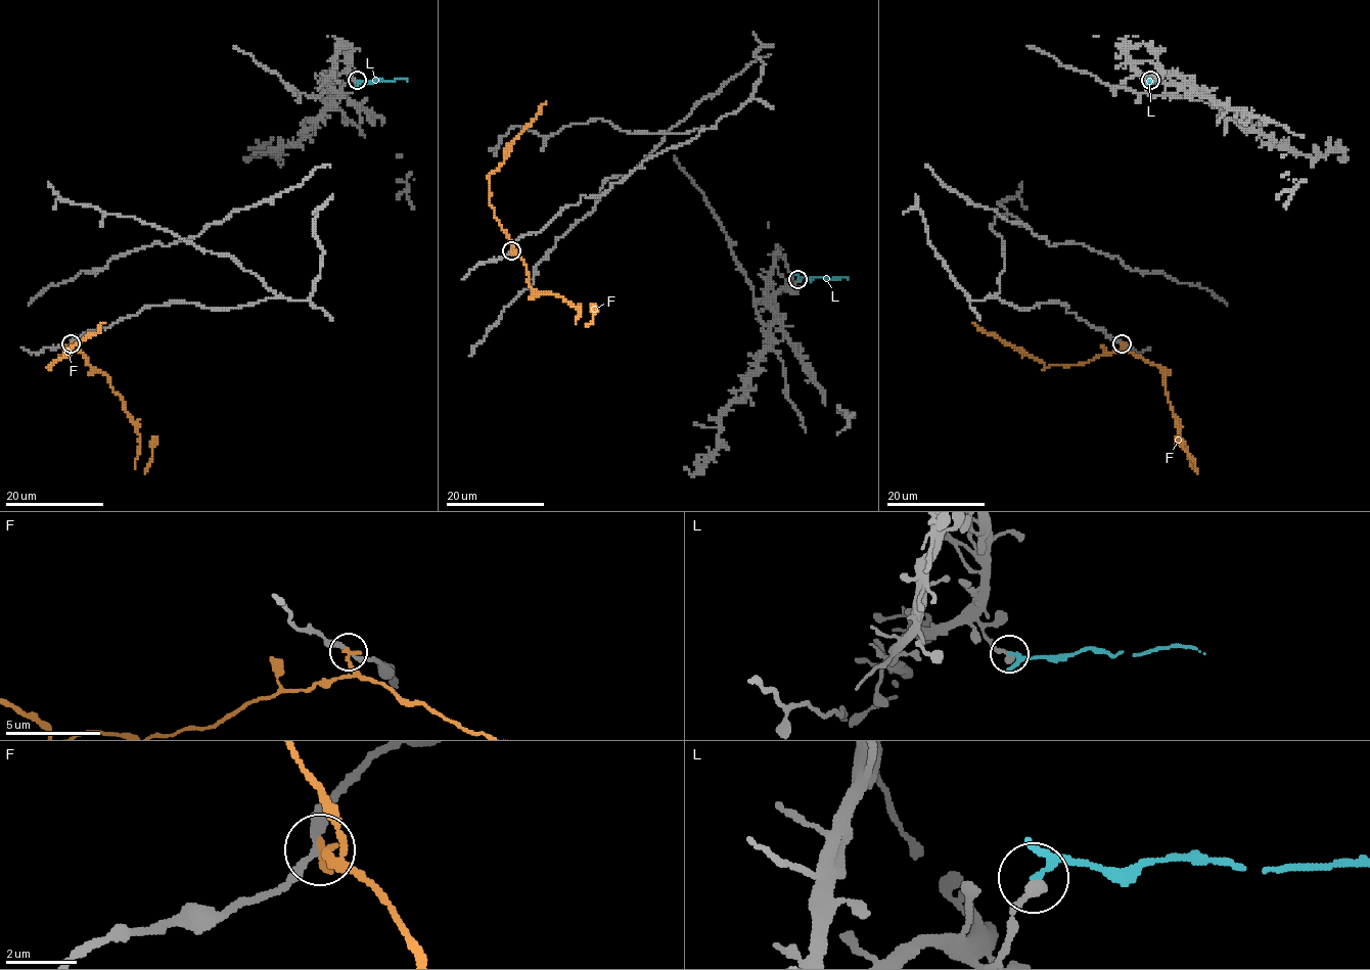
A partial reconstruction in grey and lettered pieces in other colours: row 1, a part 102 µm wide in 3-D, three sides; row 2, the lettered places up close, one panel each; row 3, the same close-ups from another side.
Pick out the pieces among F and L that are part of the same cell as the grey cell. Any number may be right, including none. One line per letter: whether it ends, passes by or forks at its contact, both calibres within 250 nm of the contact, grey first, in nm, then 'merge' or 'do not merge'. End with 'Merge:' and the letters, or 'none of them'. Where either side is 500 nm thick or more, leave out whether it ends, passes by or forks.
F: it ends; calibres 200 and 260 nm; do not merge
L: it passes by; calibres 360 and 170 nm; do not merge
Merge: none of them

